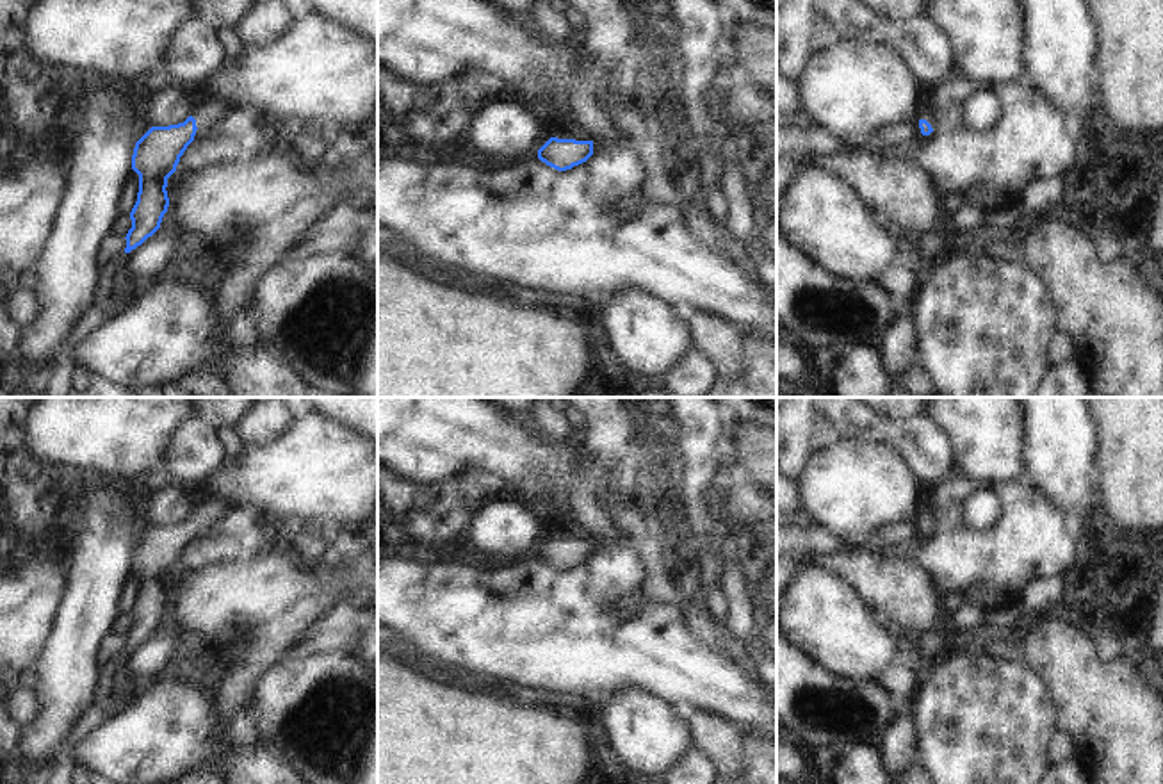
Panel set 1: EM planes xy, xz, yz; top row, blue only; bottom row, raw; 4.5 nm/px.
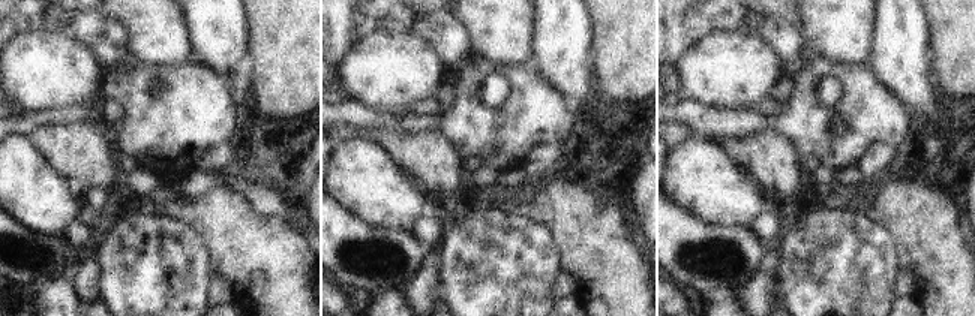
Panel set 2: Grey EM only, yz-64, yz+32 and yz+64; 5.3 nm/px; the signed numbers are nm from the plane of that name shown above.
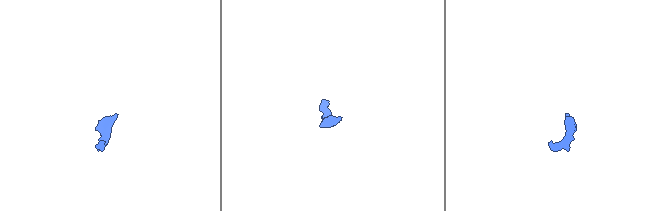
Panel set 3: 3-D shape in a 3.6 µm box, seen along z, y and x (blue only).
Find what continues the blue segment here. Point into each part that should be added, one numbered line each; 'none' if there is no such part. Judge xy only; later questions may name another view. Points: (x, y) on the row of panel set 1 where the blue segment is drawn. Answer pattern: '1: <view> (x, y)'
1: xy (207, 114)

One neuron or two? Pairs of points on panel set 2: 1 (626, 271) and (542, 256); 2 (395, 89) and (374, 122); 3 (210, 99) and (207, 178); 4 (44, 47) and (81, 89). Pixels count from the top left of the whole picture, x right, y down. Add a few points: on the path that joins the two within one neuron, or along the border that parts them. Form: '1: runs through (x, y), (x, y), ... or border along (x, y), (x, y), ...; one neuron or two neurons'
1: border along (545, 226), (554, 238), (563, 271); two neurons
2: border along (351, 98), (380, 110), (398, 113), (408, 110); two neurons
3: border along (194, 169), (185, 177); two neurons
4: runs through (50, 57), (71, 78); one neuron

